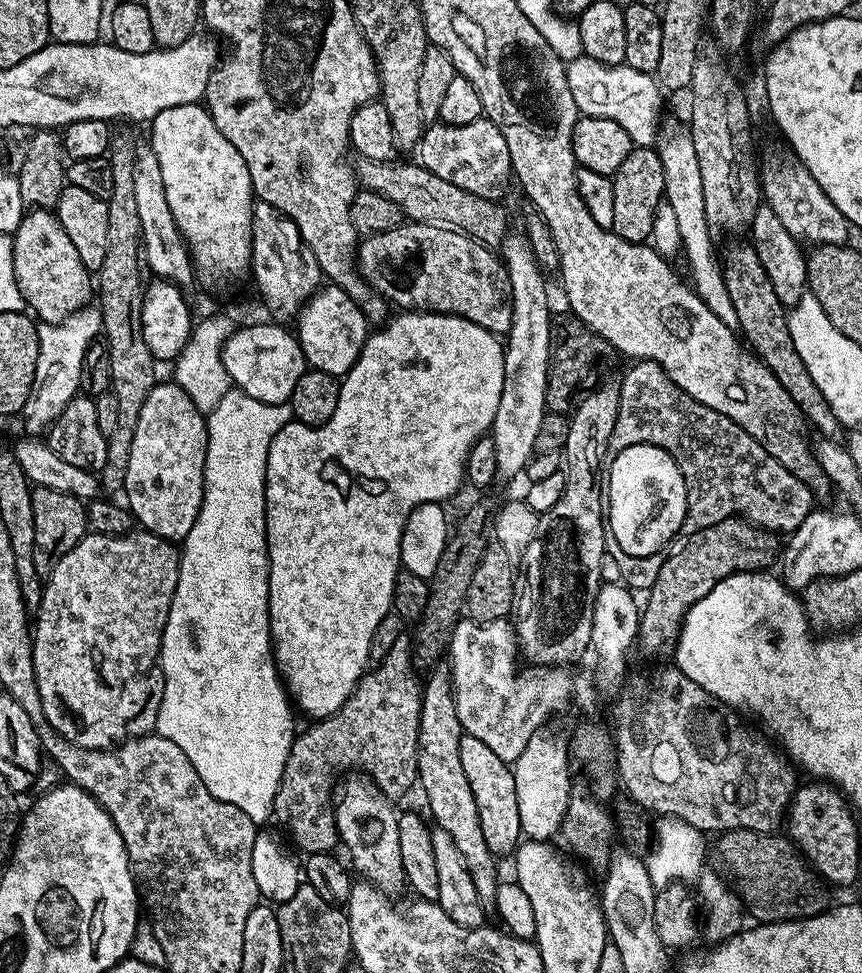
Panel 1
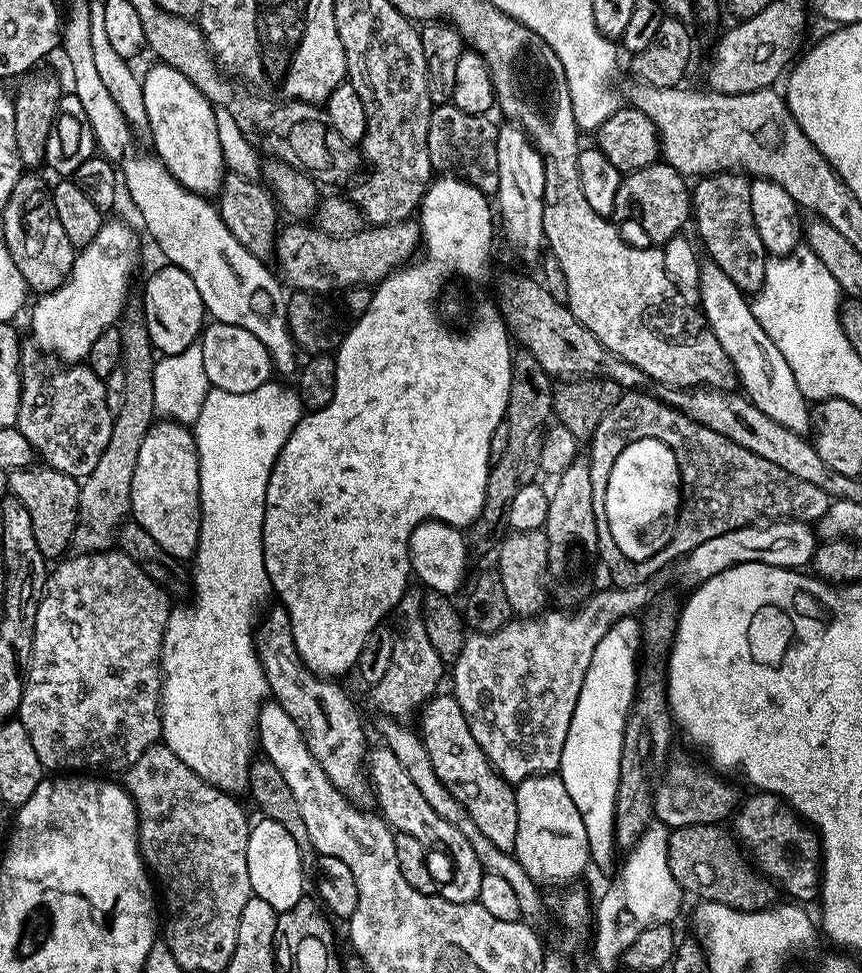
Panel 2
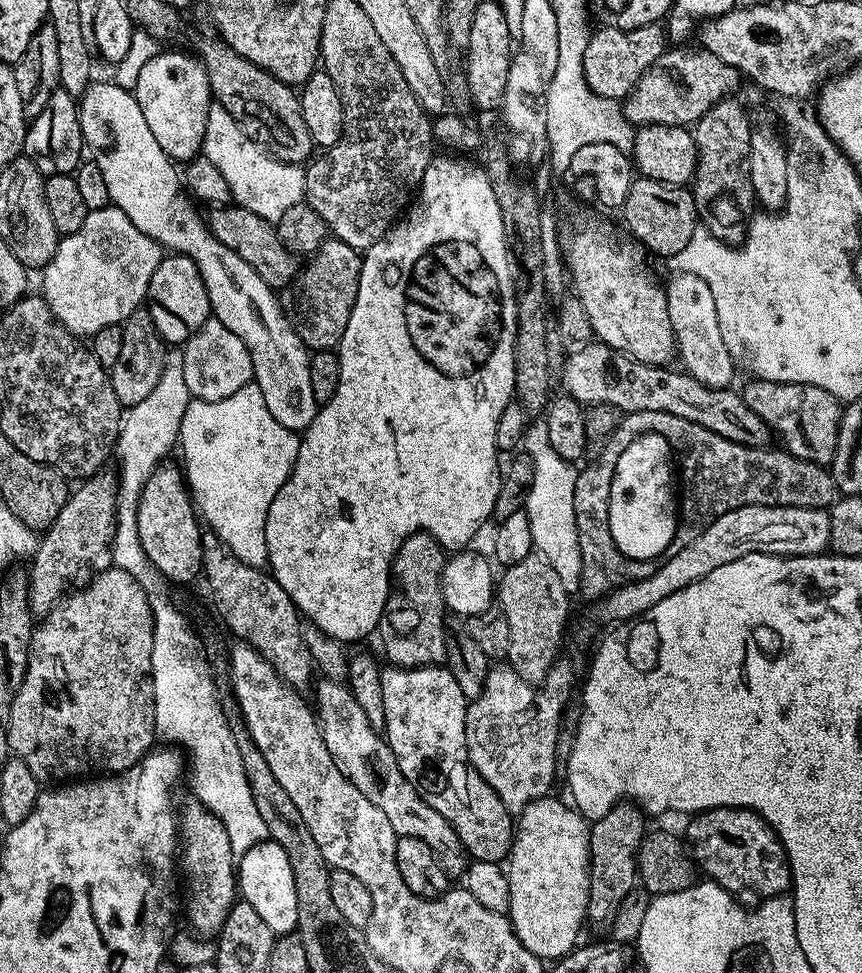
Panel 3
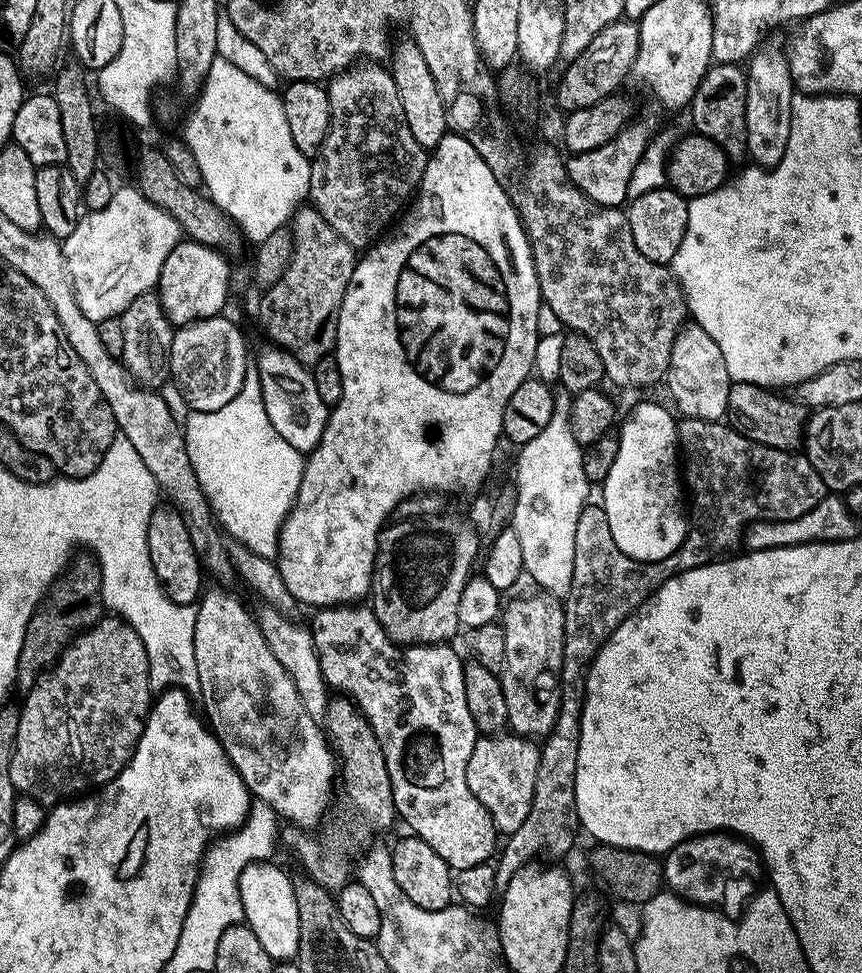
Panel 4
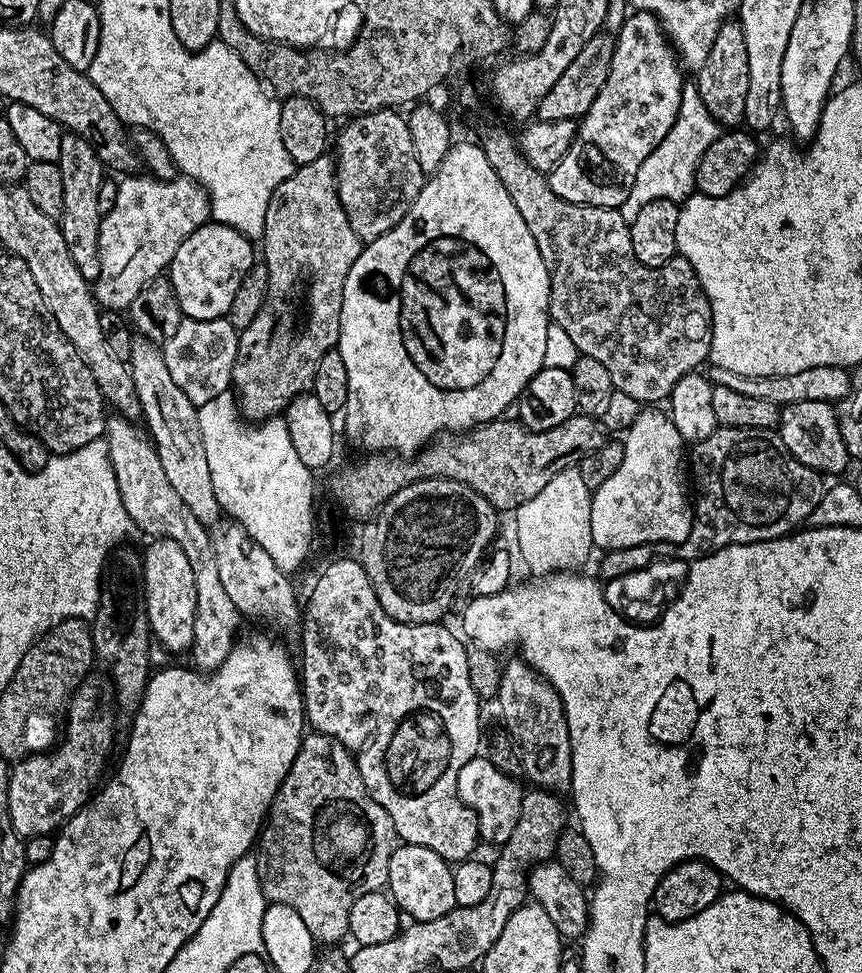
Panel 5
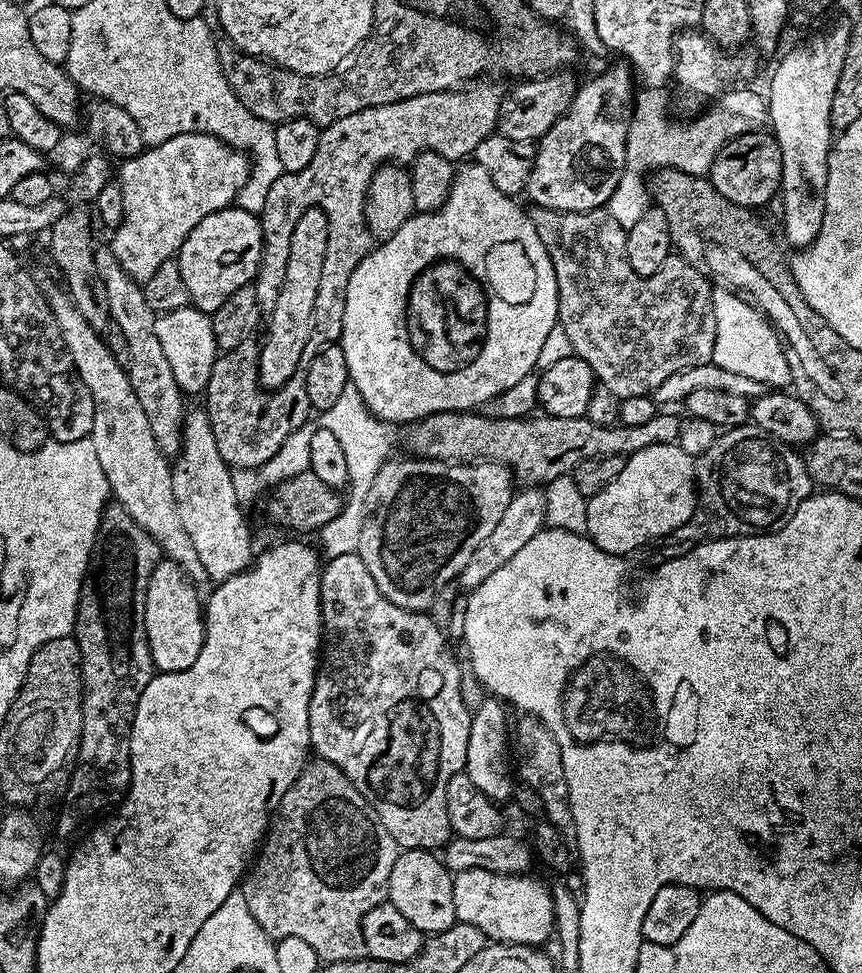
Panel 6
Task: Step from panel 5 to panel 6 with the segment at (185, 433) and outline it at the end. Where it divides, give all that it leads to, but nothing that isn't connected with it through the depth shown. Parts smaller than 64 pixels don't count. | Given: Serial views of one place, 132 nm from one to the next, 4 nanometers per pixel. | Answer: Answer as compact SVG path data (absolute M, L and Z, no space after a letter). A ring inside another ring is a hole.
M97 247L95 269L98 270L99 278L106 286L111 321L122 330L129 347L131 362L126 366L128 381L146 413L146 420L150 423L150 430L158 448L162 450L164 456L174 458L179 455L183 444L186 398L174 379L170 362L167 361L166 354L159 344L158 334L154 332L157 313L150 310L141 283L126 274L121 263L114 257L111 247Z

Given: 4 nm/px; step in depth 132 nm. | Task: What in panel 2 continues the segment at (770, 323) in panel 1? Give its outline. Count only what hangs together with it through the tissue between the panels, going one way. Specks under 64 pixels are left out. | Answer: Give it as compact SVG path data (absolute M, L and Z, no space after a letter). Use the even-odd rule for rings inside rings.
M735 170L701 176L691 185L691 219L696 220L696 232L704 243L707 259L716 263L718 270L734 282L745 294L759 292L764 284L770 253L762 246L758 226L754 226L754 213L750 211L752 180Z

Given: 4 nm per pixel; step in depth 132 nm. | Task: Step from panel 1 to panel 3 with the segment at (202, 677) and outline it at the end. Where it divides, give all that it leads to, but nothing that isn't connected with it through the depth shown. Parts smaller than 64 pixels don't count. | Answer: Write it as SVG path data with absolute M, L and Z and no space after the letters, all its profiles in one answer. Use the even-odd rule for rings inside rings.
M253 382L242 386L242 390L234 390L234 394L218 402L189 399L182 418L178 448L184 451L182 471L203 523L234 555L242 558L242 562L267 565L266 522L270 502L274 502L274 494L284 488L286 478L292 473L300 449L300 436L282 426L282 422L278 422L274 414L266 410L262 390L258 390Z

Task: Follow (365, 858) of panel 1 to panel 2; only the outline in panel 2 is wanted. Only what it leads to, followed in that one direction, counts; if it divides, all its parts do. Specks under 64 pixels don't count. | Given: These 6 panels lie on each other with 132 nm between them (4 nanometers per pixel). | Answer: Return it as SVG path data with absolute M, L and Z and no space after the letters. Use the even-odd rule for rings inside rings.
M283 606L276 607L269 607L263 613L264 621L262 616L254 628L256 653L266 674L271 699L280 704L282 710L290 714L290 718L294 718L294 726L298 726L304 736L310 754L314 754L314 758L320 763L322 770L326 770L332 783L341 790L347 789L347 784L355 782L360 768L362 772L362 765L366 760L360 716L356 713L351 698L336 685L339 683L316 675L302 662L298 646L294 642L288 609Z

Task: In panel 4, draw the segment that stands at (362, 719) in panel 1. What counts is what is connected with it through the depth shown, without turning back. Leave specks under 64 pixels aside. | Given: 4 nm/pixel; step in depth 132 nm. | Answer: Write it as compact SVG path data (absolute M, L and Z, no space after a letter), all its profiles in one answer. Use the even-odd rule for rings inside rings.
M420 516L417 520L400 520L385 527L376 547L370 607L384 633L395 644L443 644L451 641L456 631L461 631L458 598L462 598L462 590L473 575L472 563L477 563L479 548L477 529L472 529L460 516Z

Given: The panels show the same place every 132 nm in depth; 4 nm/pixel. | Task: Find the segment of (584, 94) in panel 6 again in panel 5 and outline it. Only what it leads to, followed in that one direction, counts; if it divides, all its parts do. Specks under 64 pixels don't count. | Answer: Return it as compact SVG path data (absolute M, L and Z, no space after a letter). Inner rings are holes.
M633 11L626 16L625 24L615 33L614 39L616 45L610 58L606 82L602 90L598 90L598 98L594 98L588 113L579 121L570 150L562 158L562 162L558 162L558 166L547 173L554 194L558 194L558 198L566 198L566 202L599 208L620 208L634 186L634 178L638 178L638 170L642 170L642 162L646 162L646 158L660 145L662 138L670 134L684 106L682 94L686 76L676 49L665 36L664 27L656 17L648 12Z

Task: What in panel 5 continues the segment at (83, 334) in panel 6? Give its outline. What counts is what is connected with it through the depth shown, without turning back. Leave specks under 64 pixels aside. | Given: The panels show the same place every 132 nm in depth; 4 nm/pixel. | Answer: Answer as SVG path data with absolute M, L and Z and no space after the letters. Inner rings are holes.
M112 414L106 420L106 439L108 441L108 460L114 470L114 478L118 482L118 488L122 494L122 500L126 506L126 512L130 514L133 525L145 532L148 538L170 538L186 550L186 558L190 561L190 567L194 570L194 590L196 591L196 613L194 614L194 638L190 649L191 663L197 669L205 673L213 672L232 653L238 636L236 631L240 628L242 617L239 610L230 602L229 595L226 594L225 587L222 586L222 578L218 578L218 562L214 558L212 549L212 538L209 529L194 518L190 509L182 502L181 496L170 486L166 473L162 470L162 463L156 453L156 447L151 439L146 435L143 427L137 426L128 417L119 414Z

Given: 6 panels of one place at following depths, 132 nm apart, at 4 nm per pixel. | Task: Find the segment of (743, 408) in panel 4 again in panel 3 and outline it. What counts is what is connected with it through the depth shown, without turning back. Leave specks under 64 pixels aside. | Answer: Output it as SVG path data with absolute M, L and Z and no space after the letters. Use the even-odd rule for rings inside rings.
M759 378L749 379L749 384L742 388L742 395L746 406L766 422L766 426L772 429L783 447L790 455L799 460L809 460L815 464L831 465L836 449L836 439L840 429L840 414L842 411L841 401L834 394L822 390L822 386L810 386L809 384L776 384L772 380L761 380Z

